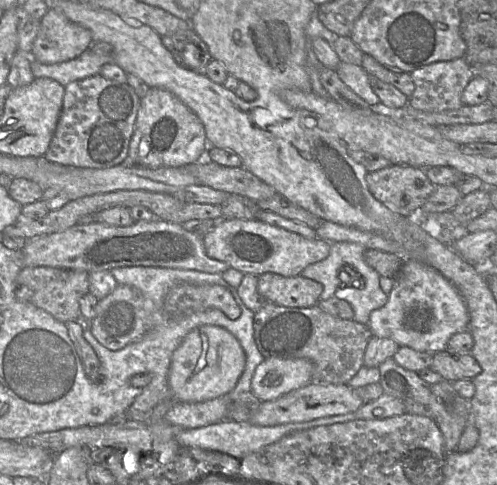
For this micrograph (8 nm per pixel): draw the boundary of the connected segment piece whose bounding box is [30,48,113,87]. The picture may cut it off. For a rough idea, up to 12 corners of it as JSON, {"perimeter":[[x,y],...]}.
{"perimeter":[[91,48],[77,58],[43,64],[30,57],[35,78],[64,87],[98,75],[110,55]]}

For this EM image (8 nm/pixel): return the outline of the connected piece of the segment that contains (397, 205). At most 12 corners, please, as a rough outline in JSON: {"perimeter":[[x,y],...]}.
{"perimeter":[[392,164],[365,176],[371,194],[415,217],[436,186],[425,170]]}

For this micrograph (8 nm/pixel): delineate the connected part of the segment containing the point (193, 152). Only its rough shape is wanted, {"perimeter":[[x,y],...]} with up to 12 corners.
{"perimeter":[[177,96],[140,99],[120,166],[180,168],[202,160],[206,134]]}

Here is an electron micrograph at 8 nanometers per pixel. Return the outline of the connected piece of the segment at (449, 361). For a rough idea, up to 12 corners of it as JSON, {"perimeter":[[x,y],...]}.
{"perimeter":[[471,353],[432,355],[430,368],[450,382],[473,379],[481,366]]}

